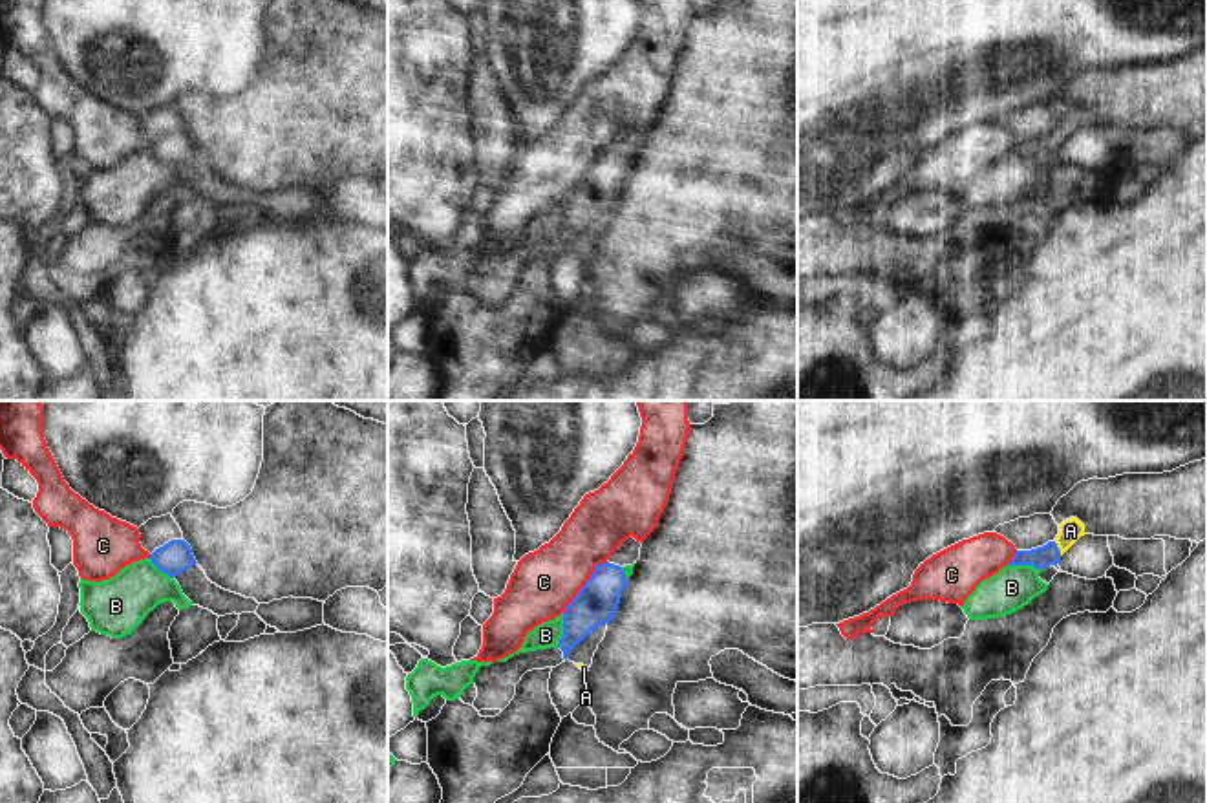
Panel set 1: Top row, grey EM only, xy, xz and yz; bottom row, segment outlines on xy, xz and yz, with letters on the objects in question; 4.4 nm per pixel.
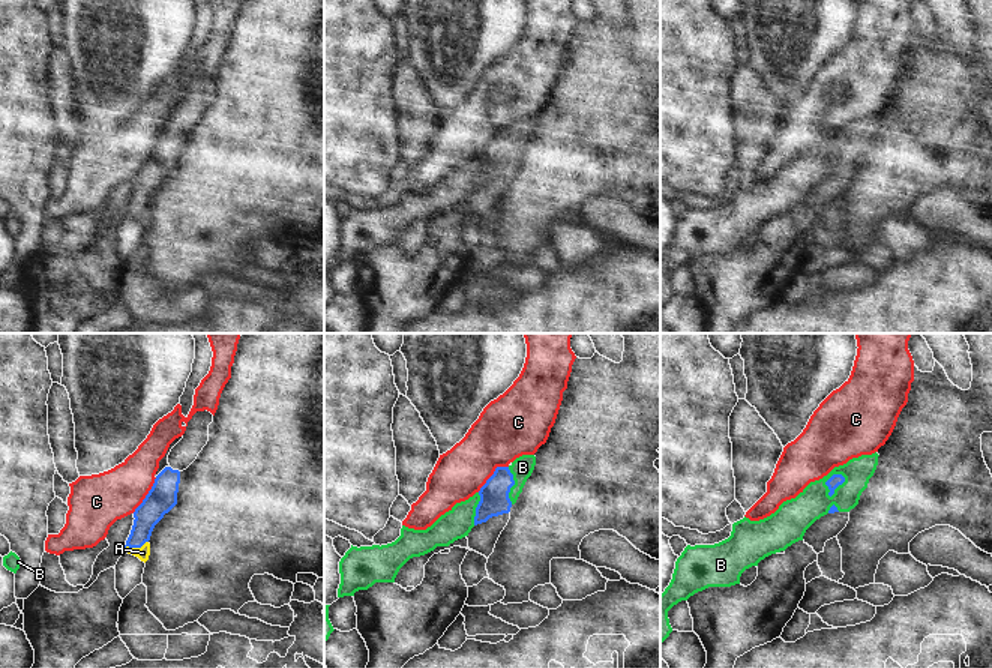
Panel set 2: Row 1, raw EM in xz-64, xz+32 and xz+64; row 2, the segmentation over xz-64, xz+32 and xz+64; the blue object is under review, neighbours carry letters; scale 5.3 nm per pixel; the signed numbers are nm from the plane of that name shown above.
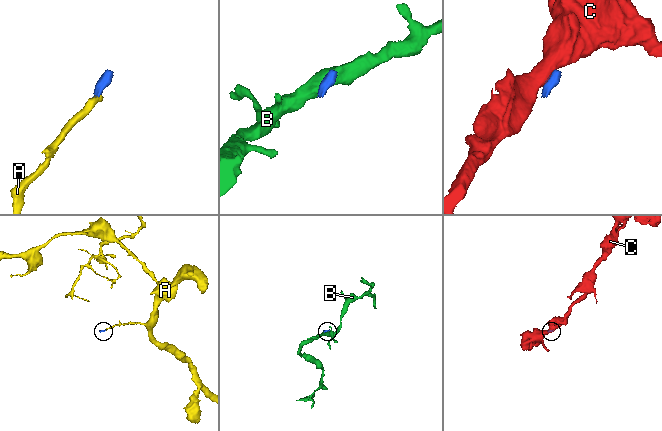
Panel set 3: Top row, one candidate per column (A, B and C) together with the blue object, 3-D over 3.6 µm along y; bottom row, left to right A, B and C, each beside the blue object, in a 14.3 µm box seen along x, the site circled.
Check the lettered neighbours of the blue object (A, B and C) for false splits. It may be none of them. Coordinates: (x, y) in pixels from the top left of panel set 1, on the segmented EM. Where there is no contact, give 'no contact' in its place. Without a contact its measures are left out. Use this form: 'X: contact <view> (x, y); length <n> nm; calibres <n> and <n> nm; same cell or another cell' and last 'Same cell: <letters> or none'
A: contact yz (1057, 549); length 70 nm; calibres 100 and 100 nm; same cell
B: contact xz (564, 630); length 160 nm; calibres 190 and 110 nm; another cell
C: contact xz (584, 586); length 300 nm; calibres 190 and 280 nm; another cell
Same cell: A

